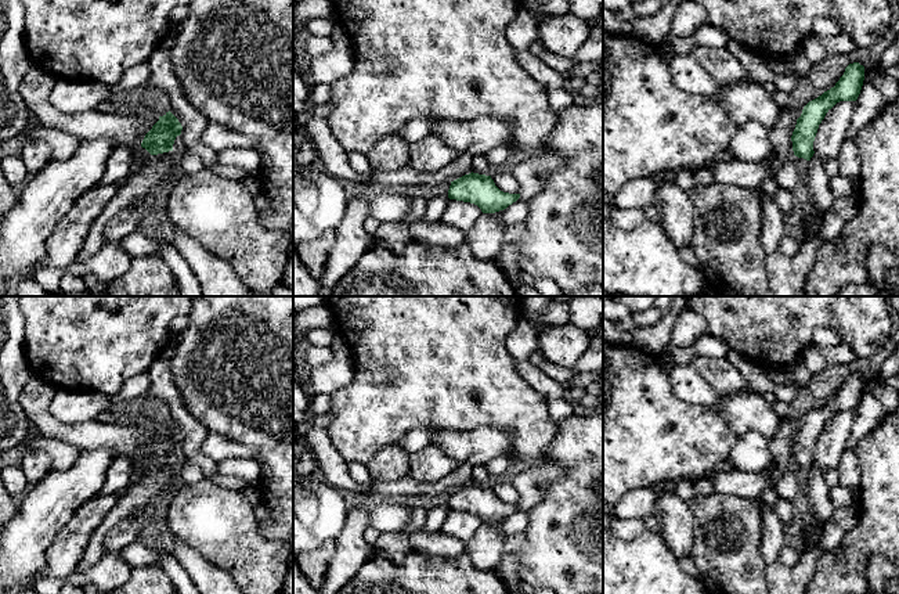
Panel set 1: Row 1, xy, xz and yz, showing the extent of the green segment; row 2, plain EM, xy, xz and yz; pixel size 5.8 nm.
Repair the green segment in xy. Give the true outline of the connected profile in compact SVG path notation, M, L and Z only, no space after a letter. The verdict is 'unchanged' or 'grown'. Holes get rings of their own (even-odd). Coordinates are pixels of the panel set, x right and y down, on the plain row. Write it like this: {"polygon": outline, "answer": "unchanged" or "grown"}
{"polygon": "M169 421L152 436L145 444L141 457L151 465L173 461L177 446L181 444L183 436L178 429Z", "answer": "unchanged"}

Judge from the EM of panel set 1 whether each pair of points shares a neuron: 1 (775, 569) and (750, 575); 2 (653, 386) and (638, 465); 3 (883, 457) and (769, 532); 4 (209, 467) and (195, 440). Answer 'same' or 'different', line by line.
1: different
2: same
3: different
4: same

